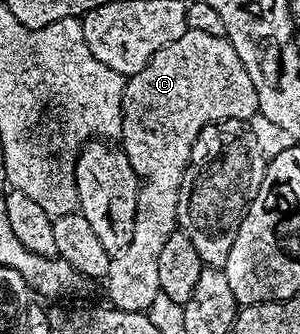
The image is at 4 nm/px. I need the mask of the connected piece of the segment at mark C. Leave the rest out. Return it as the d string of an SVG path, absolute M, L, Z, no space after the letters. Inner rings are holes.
M187 29L184 37L176 37L164 49L160 49L140 69L140 73L126 80L122 98L122 133L120 146L138 178L136 217L132 225L132 237L124 249L113 252L108 273L104 278L106 295L113 306L122 311L149 312L151 304L160 293L160 252L168 237L178 226L178 198L184 181L186 167L190 164L192 145L204 127L223 119L248 121L258 113L258 88L252 85L244 61L236 53L227 38L212 37L212 33L200 33Z

